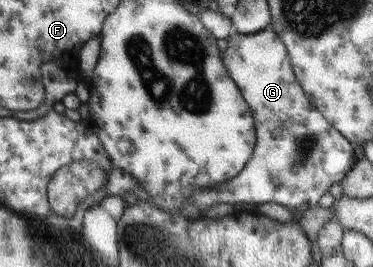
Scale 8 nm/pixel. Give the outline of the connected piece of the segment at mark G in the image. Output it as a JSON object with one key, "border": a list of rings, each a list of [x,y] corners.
{"border":[[[266,30],[248,35],[237,33],[227,40],[228,48],[224,50],[223,60],[227,63],[228,72],[235,80],[235,84],[243,93],[244,100],[249,104],[258,139],[254,145],[251,161],[234,179],[227,180],[222,185],[196,188],[196,192],[191,192],[187,202],[205,210],[214,204],[276,202],[300,213],[318,206],[320,197],[328,192],[330,186],[339,183],[347,172],[355,167],[353,142],[348,142],[347,137],[312,104],[295,75],[291,57],[281,37],[273,31]]]}

